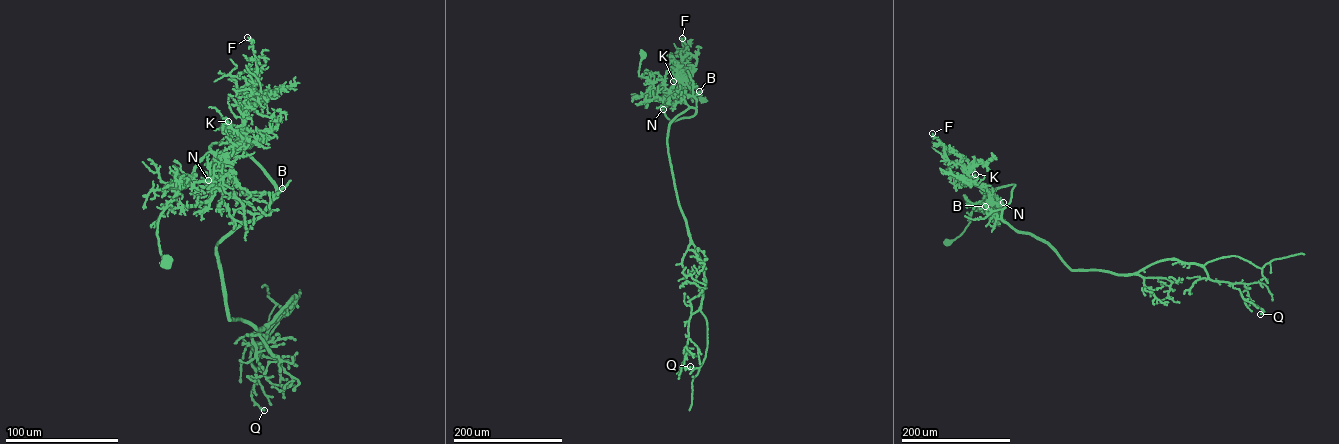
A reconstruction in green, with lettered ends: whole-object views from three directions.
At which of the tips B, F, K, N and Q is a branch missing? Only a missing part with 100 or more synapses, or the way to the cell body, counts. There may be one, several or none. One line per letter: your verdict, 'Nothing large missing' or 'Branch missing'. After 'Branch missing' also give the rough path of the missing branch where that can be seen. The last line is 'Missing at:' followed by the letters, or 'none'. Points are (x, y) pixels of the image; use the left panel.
B: Nothing large missing
F: Nothing large missing
K: Nothing large missing
N: Nothing large missing
Q: Nothing large missing
Missing at: none

